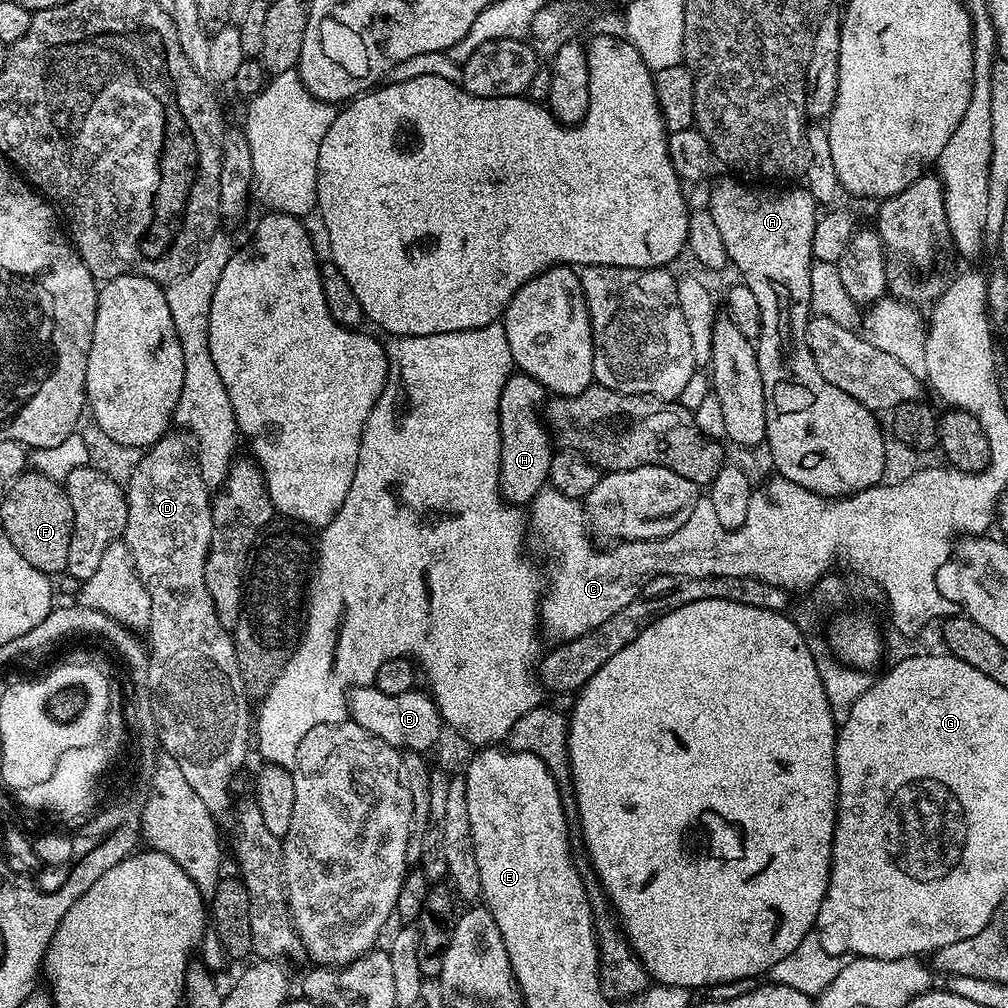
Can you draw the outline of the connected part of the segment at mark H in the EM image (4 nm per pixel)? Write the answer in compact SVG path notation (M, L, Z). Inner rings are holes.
M513 374L508 377L506 386L502 386L502 394L500 395L500 401L498 402L498 410L500 411L500 492L504 495L504 499L510 504L517 506L531 505L532 499L541 492L543 488L548 484L548 475L550 474L550 462L554 455L554 441L546 427L545 421L542 419L541 409L536 409L536 404L543 405L546 400L545 388L539 384L533 377L525 376L523 374Z

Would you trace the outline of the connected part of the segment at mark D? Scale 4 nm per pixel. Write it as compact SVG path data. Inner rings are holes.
M169 431L141 456L144 457L137 462L128 484L126 480L128 521L122 539L140 580L150 594L150 626L146 629L150 641L146 691L156 719L159 747L178 762L186 782L190 782L190 787L196 791L198 798L202 798L205 806L214 814L220 814L231 806L232 796L228 787L248 760L254 712L248 709L250 696L244 686L240 664L236 661L233 633L221 626L210 590L206 590L204 563L212 541L210 489L200 473L193 441L183 431Z

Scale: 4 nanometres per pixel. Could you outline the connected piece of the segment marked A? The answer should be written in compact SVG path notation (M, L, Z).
M728 179L732 180L713 182L706 210L714 218L718 234L722 234L722 246L726 246L729 261L740 271L739 279L750 286L758 300L758 310L762 310L762 330L754 343L766 394L766 449L772 455L772 464L783 479L798 482L798 486L806 486L806 490L819 496L853 496L855 492L873 488L885 479L884 459L888 456L877 413L822 378L806 342L807 323L801 320L800 324L800 300L810 301L812 242L818 219L816 199L804 186L749 186L739 179Z

